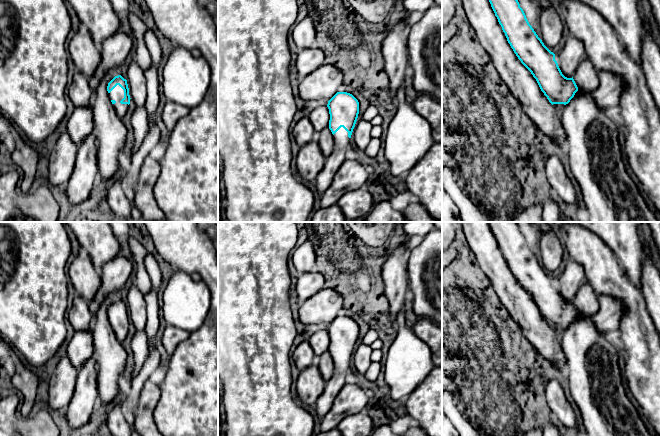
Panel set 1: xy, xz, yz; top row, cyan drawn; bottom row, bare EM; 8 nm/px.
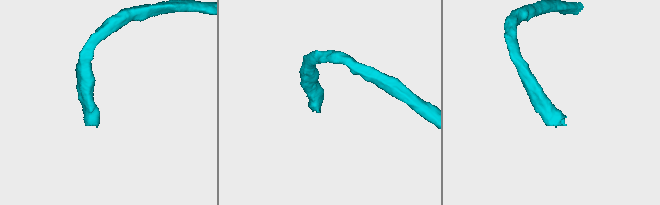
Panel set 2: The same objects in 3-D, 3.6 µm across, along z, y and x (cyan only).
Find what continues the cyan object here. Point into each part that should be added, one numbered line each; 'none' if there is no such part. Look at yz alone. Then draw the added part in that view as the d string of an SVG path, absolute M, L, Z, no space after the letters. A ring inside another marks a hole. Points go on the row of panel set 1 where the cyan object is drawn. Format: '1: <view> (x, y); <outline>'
1: yz (558, 107); M553 104L553 107L555 108L555 110L556 110L557 114L559 115L559 117L561 117L562 110L565 106L566 105L564 105L564 104Z

